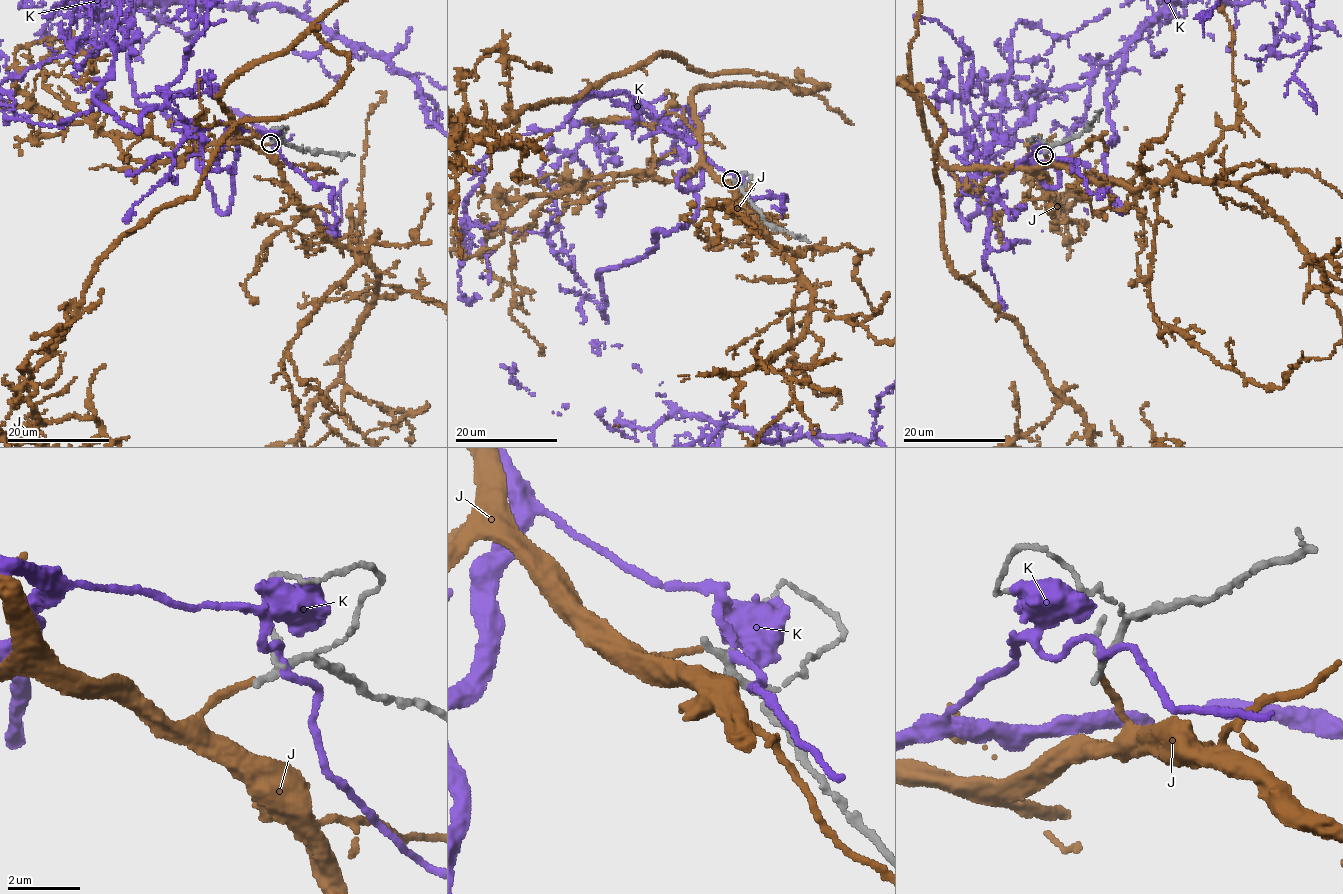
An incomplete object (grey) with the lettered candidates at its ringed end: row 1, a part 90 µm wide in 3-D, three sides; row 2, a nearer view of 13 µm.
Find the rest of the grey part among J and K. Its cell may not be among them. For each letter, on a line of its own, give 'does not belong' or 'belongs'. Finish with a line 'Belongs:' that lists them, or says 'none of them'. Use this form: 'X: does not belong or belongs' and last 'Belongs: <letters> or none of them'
J: does not belong
K: does not belong
Belongs: none of them

